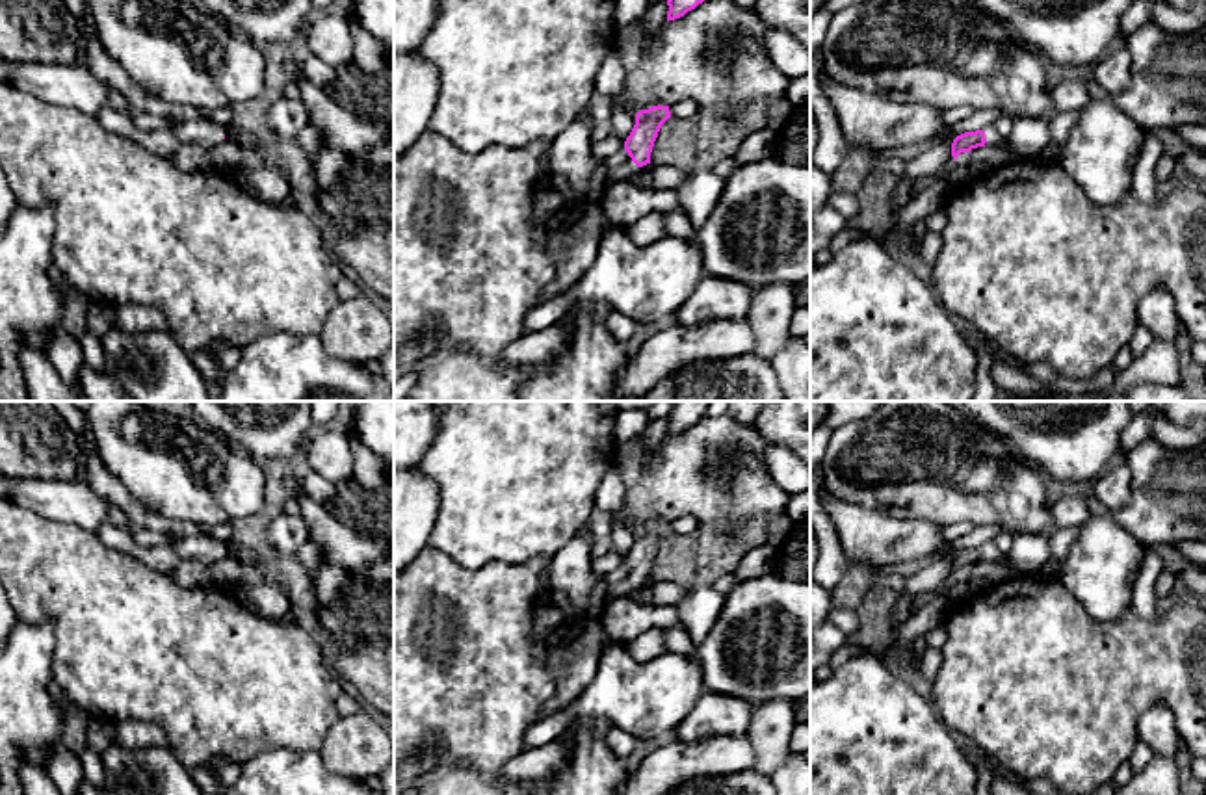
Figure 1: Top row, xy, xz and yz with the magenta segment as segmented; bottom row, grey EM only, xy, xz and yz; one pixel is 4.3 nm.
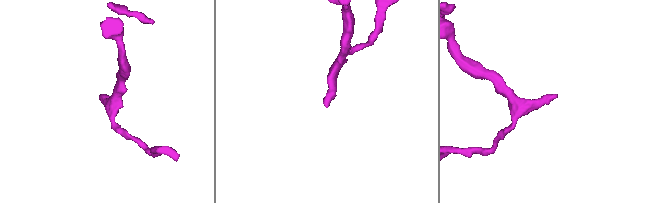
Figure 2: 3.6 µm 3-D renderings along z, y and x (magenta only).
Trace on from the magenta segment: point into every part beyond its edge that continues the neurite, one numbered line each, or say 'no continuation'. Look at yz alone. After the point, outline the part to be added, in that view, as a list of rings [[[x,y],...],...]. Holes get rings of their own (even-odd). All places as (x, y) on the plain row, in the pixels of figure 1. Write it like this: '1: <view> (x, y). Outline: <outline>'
1: yz (991, 550). Outline: [[[994,541],[983,544],[983,548],[985,548],[985,555],[987,555],[985,563],[989,563],[989,561],[998,561],[998,559],[1003,557],[1003,554],[998,550],[998,546],[996,546]]]

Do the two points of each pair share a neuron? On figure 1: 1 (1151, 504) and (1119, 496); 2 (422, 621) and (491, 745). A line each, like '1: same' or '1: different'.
1: different
2: same

